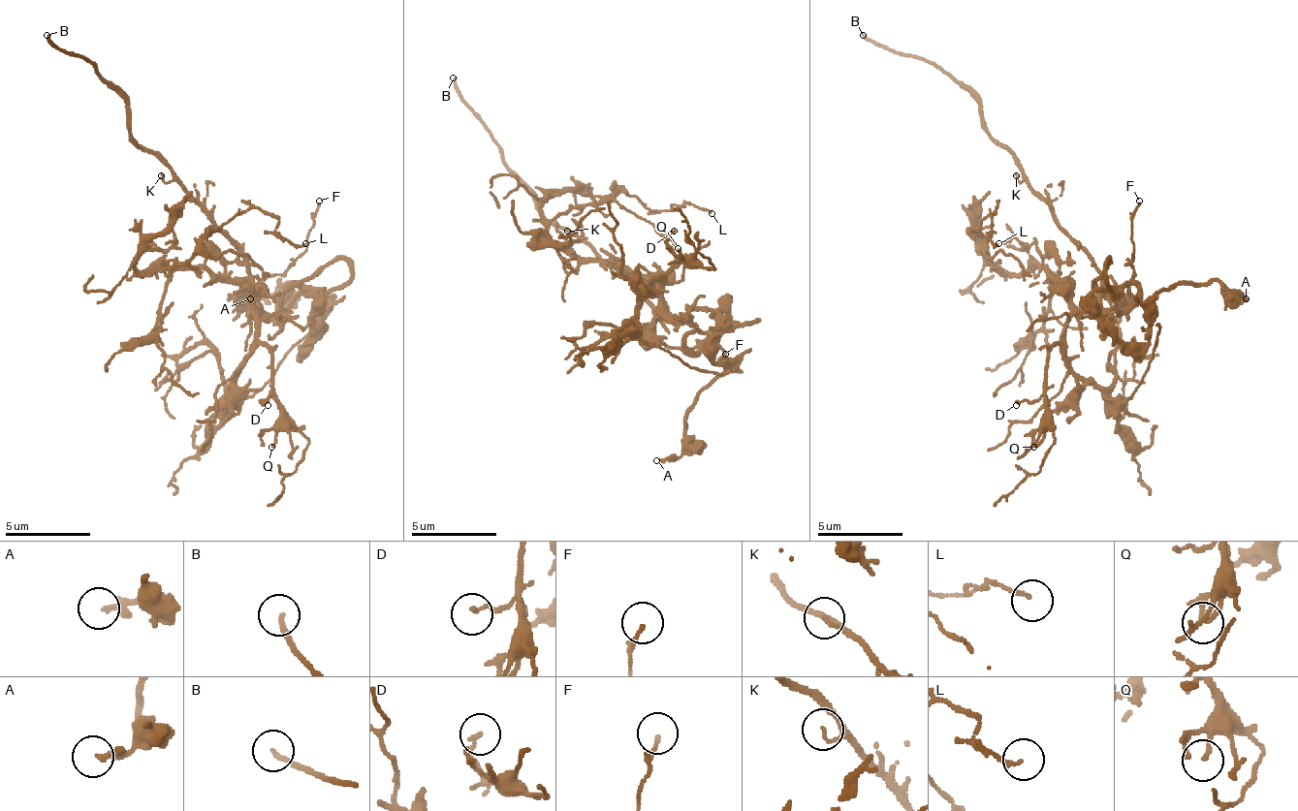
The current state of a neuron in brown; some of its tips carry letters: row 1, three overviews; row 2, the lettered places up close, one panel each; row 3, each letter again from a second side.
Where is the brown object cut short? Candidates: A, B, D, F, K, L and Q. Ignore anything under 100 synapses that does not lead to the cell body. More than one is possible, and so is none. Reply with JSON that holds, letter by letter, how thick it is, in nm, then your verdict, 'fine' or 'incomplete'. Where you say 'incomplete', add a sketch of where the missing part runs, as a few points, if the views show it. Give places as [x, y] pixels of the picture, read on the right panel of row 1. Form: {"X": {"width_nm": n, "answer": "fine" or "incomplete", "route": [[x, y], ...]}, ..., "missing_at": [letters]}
{"A": {"width_nm": 200, "answer": "fine"}, "B": {"width_nm": 160, "answer": "incomplete"}, "D": {"width_nm": 140, "answer": "fine"}, "F": {"width_nm": 110, "answer": "fine"}, "K": {"width_nm": 90, "answer": "fine"}, "L": {"width_nm": 140, "answer": "fine"}, "Q": {"width_nm": 130, "answer": "fine"}, "missing_at": ["B"]}

